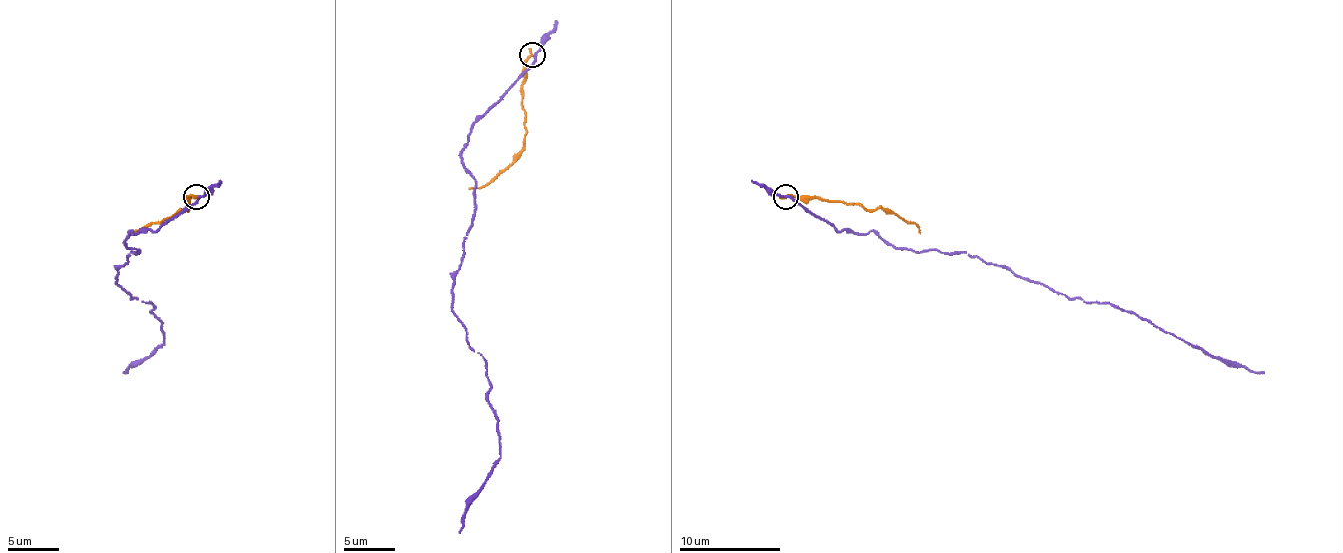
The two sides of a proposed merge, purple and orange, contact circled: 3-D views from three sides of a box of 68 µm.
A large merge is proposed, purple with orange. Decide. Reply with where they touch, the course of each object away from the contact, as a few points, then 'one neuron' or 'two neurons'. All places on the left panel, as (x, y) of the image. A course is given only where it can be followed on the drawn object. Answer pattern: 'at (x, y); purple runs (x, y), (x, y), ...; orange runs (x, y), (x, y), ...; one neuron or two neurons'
at (196, 197); purple runs (198, 197), (124, 240), (140, 251), (117, 283), (150, 301), (162, 332), (145, 360), (122, 372); orange runs (195, 197), (185, 200), (190, 207), (132, 233); two neurons

